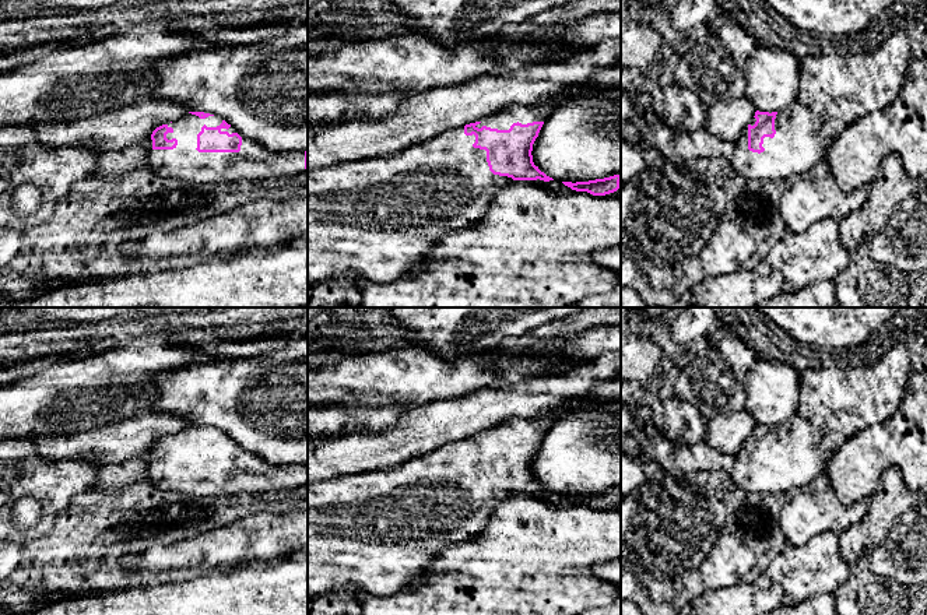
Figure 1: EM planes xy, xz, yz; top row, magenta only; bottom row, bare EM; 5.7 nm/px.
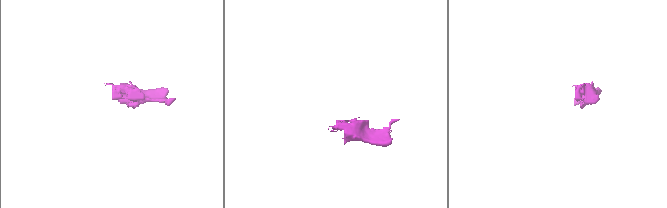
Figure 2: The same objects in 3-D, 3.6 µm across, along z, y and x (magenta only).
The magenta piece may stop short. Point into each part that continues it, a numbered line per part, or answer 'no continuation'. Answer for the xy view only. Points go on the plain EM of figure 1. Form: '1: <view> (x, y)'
1: xy (253, 475)

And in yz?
1: yz (835, 403)

